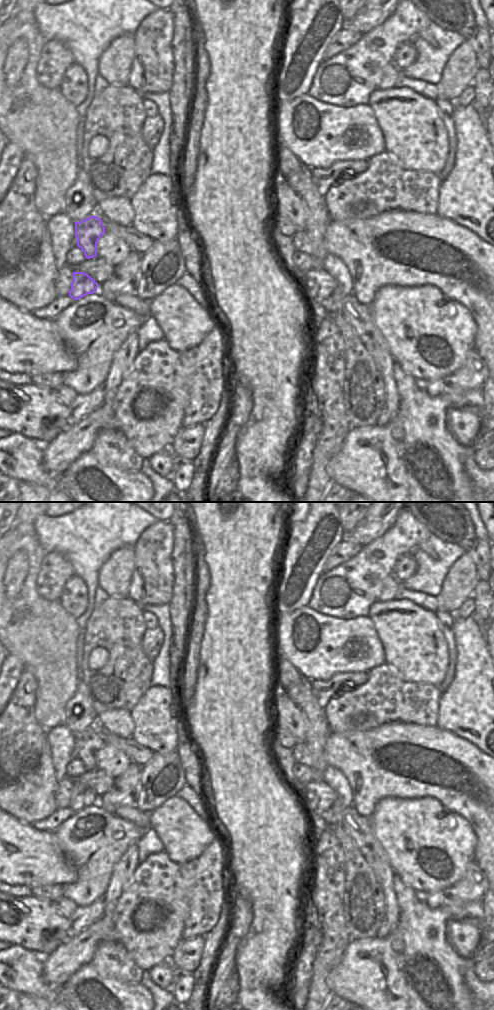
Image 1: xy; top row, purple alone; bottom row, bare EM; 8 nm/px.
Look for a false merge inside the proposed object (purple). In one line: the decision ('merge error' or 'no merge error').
merge error

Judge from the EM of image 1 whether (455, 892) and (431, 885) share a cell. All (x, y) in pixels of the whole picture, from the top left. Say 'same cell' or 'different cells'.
different cells

